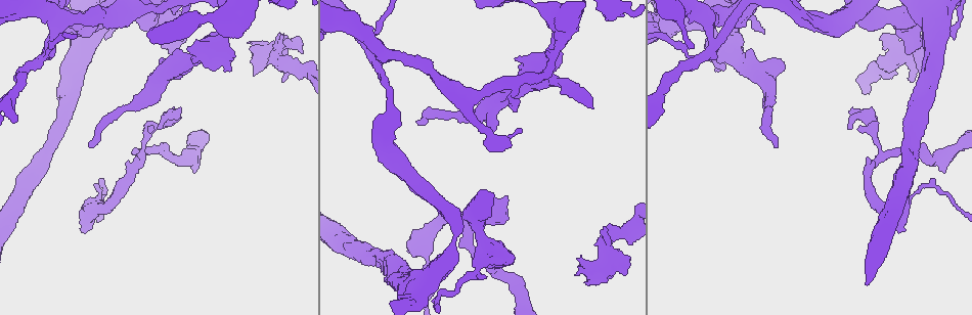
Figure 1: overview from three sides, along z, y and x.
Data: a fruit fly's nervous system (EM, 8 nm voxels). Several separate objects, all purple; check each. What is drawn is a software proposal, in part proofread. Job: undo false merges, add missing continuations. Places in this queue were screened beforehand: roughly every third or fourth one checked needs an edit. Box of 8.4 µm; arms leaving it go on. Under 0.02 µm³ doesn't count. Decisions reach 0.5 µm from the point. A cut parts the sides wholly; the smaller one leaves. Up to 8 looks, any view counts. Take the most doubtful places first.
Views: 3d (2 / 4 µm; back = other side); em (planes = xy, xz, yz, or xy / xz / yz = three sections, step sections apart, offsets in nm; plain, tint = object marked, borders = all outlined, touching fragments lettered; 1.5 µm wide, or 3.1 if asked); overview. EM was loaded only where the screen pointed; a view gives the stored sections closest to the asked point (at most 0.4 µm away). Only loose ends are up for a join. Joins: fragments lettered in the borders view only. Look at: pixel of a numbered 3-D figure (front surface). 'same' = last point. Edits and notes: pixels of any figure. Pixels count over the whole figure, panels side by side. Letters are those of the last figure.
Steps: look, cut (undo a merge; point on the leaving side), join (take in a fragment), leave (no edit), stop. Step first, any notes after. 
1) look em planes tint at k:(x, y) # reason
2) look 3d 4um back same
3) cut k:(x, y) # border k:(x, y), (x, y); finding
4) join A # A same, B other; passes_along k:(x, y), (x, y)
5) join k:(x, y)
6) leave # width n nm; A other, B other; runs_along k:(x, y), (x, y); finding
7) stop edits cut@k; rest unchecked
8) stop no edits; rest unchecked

look 3d 2um at 1:(85, 231) # free end

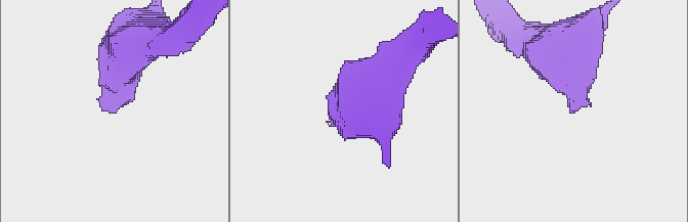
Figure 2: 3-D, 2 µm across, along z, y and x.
look em planes borders at 2:(571, 110)

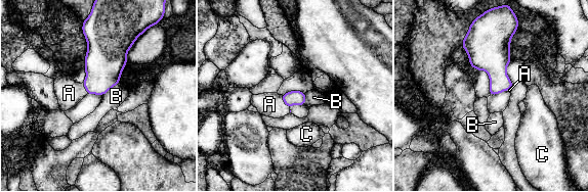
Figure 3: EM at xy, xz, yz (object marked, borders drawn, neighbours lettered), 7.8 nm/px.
join A # A same, B other, C other; it goes on there

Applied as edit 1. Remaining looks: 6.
look overview

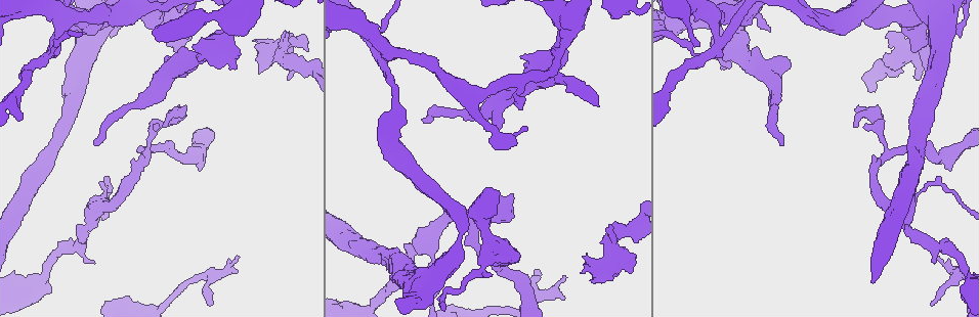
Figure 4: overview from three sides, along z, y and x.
look em planes borders at 4:(921, 50) # abrupt turn

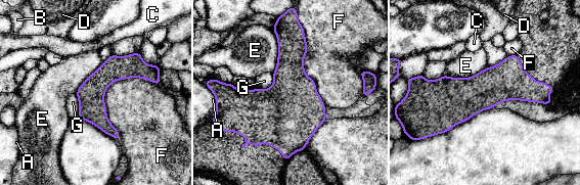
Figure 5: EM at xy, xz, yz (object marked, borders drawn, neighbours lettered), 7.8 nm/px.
leave # A other, B other, C other, D other, E other, F other, G other; one neuron here

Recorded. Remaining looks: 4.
look em yz step 4 borders at 4:(778, 92) # calibre changes

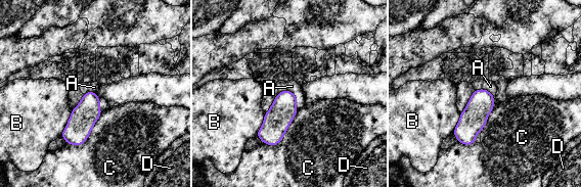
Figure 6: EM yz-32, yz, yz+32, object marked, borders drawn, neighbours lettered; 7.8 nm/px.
leave # A other, B other, C other, D other; border 6:(101, 112), (81, 144), (66, 143); one neuron here

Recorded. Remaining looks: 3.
stop edits join@3; rest unchecked

